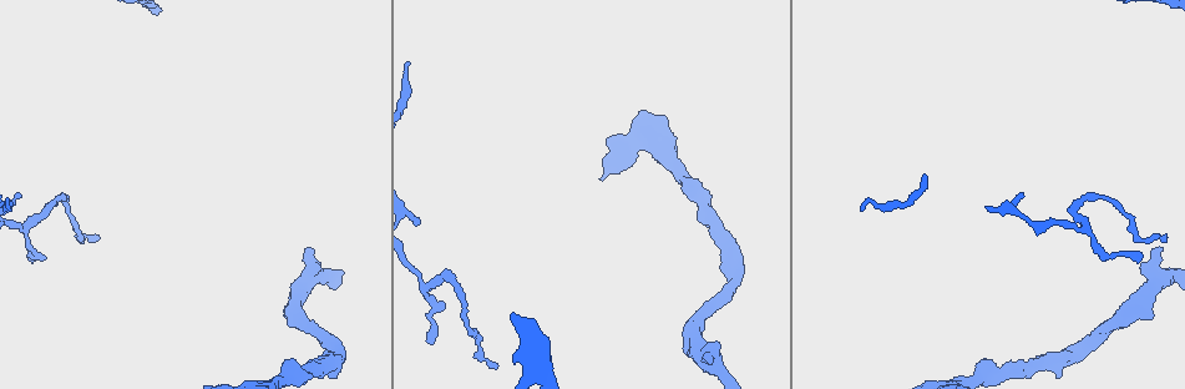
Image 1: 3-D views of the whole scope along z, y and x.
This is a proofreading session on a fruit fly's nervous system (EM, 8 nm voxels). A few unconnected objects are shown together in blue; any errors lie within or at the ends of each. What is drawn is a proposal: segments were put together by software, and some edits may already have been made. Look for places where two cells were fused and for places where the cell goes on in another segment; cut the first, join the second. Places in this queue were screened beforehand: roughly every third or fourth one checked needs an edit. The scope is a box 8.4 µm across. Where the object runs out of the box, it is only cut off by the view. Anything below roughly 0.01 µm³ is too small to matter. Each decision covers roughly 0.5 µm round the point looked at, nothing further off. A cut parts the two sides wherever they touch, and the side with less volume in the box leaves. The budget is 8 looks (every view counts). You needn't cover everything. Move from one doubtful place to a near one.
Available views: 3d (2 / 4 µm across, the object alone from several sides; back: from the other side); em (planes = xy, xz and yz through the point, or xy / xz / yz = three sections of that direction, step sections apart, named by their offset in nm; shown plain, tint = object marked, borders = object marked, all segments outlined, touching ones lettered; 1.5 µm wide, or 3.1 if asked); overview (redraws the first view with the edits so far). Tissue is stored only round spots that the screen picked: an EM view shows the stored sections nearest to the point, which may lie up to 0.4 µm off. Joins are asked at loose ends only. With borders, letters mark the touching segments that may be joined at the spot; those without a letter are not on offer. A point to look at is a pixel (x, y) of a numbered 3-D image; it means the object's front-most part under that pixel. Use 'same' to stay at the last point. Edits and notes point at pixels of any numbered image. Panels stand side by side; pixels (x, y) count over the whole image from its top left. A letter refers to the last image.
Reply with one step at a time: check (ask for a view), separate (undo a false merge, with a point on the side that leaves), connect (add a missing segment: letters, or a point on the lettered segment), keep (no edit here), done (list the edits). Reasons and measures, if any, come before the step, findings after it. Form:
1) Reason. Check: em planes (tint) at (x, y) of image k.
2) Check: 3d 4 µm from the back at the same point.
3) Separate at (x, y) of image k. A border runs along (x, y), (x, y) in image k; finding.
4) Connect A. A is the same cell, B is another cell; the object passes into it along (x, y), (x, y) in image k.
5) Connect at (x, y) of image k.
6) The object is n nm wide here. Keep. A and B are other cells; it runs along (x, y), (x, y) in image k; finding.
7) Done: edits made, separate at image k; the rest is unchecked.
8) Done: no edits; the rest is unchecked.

Free end. Check: em planes (tint) at (1020, 193) of image 1.

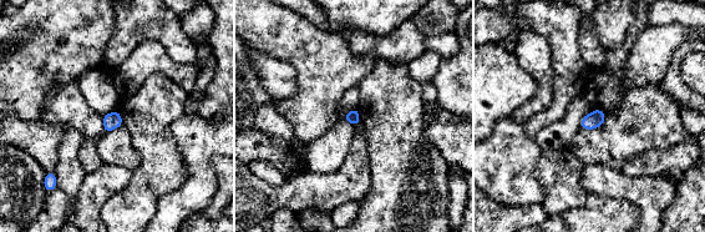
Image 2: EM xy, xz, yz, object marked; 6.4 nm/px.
What lies round it. Check: em planes (borders) at the same point.

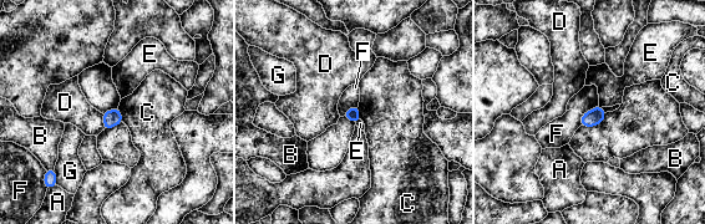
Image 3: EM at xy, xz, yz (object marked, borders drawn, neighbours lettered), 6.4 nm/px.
Keep. A, B, C, D, E, F and G are other cells; a border runs along (117, 108), (123, 121) in image 3; no lettered segment goes on from it.

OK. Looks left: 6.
Tapers out. Check: 3d 4 µm at (31, 261) of image 1.

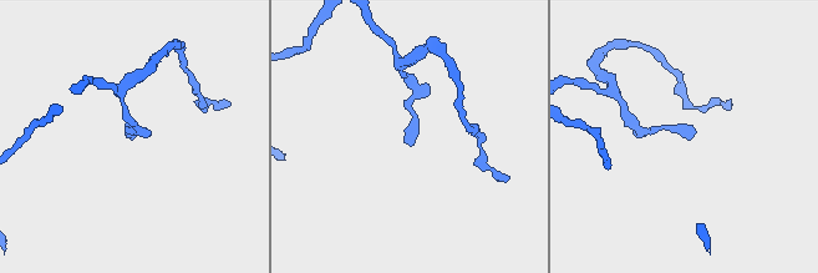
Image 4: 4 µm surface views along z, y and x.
Need the tissue. Check: em planes (borders) at (410, 144) of image 4.

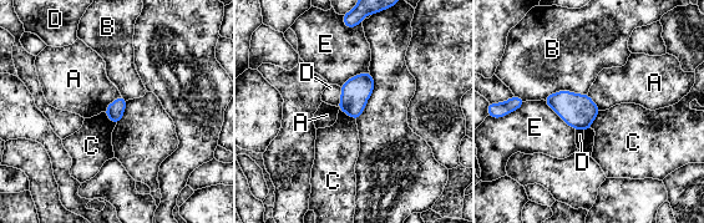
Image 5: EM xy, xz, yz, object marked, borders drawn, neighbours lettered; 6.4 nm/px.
Keep. A, B, C, D and E are other cells; a border runs along (339, 109), (355, 120) in image 5; none of them fits.

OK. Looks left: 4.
Free end. Check: 3d 4 µm at (313, 250) of image 1.

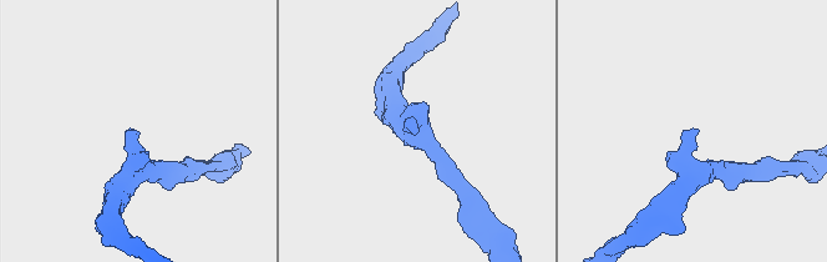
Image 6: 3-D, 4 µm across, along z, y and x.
Now the EM. Check: em planes (borders) at (694, 130) of image 6.

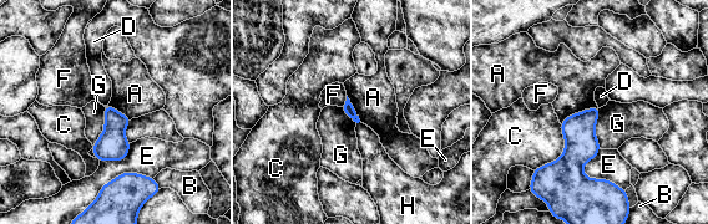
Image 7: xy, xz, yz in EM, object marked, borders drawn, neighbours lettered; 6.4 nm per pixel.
Keep. A, B, C, D, E, F, G and H are other cells; a border runs along (597, 106), (570, 115), (561, 125) in image 7; no lettered segment goes on from it.

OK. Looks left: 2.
Done: no edits; the rest is unchecked.

